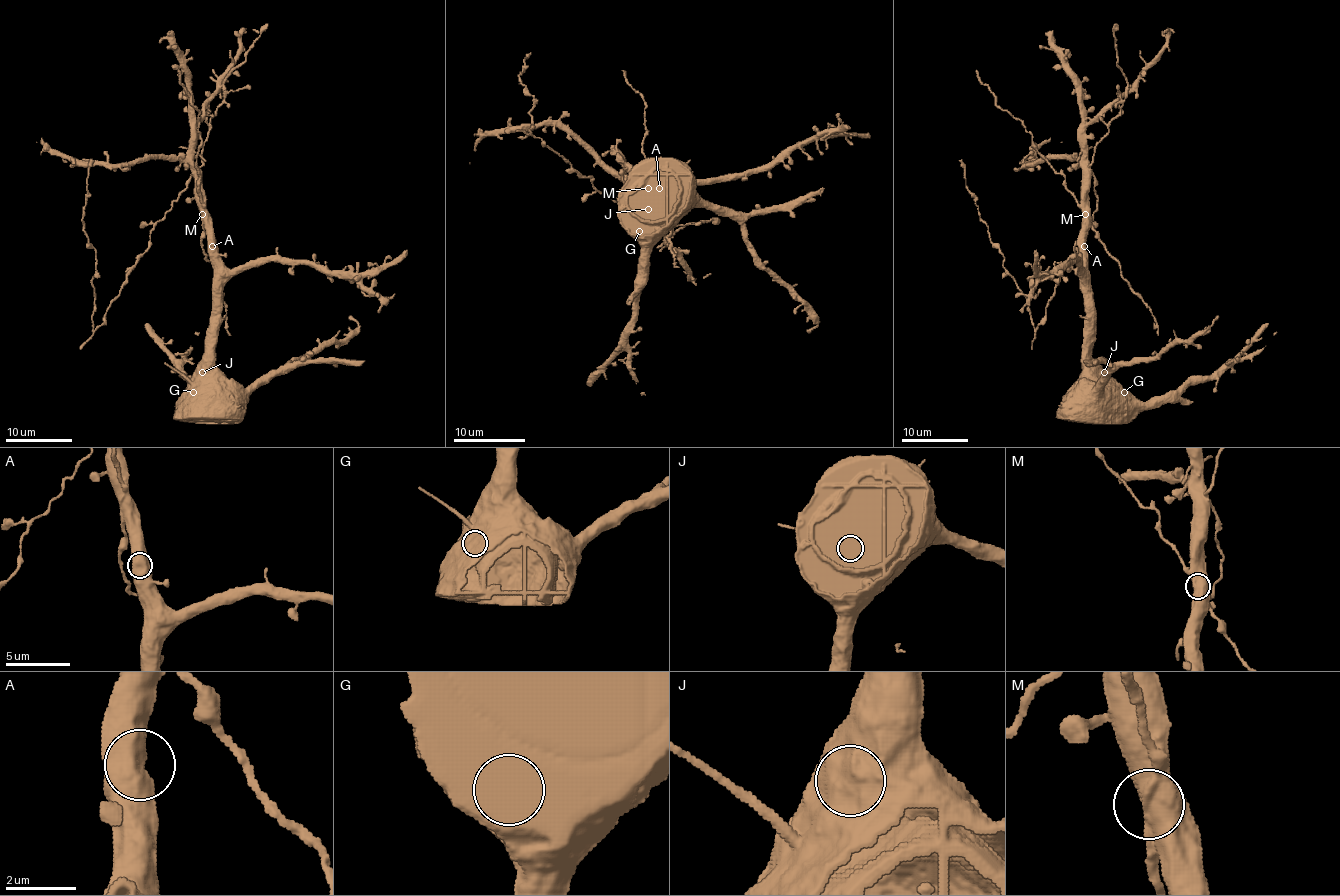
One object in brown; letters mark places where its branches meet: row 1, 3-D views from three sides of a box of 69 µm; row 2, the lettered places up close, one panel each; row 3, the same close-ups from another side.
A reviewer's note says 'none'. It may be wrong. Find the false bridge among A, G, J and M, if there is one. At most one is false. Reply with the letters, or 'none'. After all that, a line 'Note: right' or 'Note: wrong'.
M
Note: wrong

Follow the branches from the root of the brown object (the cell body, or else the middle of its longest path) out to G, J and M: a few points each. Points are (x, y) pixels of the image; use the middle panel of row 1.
G: (648, 186), (632, 213), (632, 222), (639, 231)
J: (648, 186), (648, 197), (655, 207), (648, 209)
M: (648, 186), (657, 193), (661, 191), (661, 188), (648, 188)

